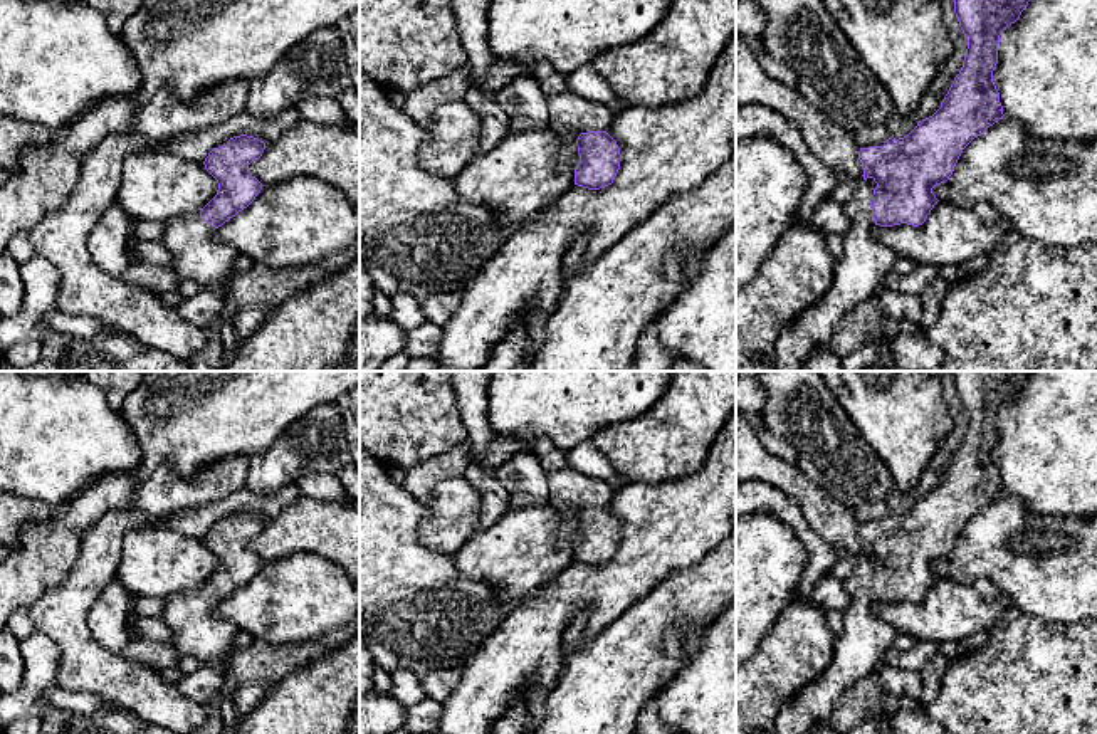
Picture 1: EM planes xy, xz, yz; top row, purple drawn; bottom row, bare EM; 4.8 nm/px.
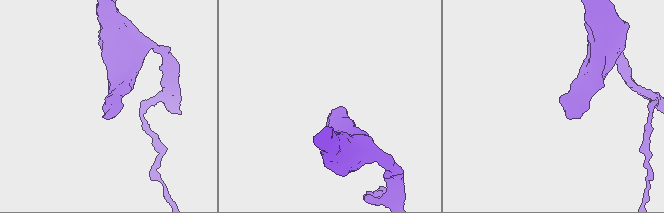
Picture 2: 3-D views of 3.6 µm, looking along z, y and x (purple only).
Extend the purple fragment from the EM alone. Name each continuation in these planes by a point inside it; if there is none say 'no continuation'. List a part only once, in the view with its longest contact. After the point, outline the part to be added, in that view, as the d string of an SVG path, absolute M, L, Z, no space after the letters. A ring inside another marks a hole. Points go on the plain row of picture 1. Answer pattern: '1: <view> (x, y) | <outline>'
1: yz (860, 650) | M858 554L852 576L843 581L850 603L843 610L843 633L835 638L830 665L781 704L768 734L808 734L816 726L830 724L845 690L885 663L897 632L875 613L872 571L869 558Z

